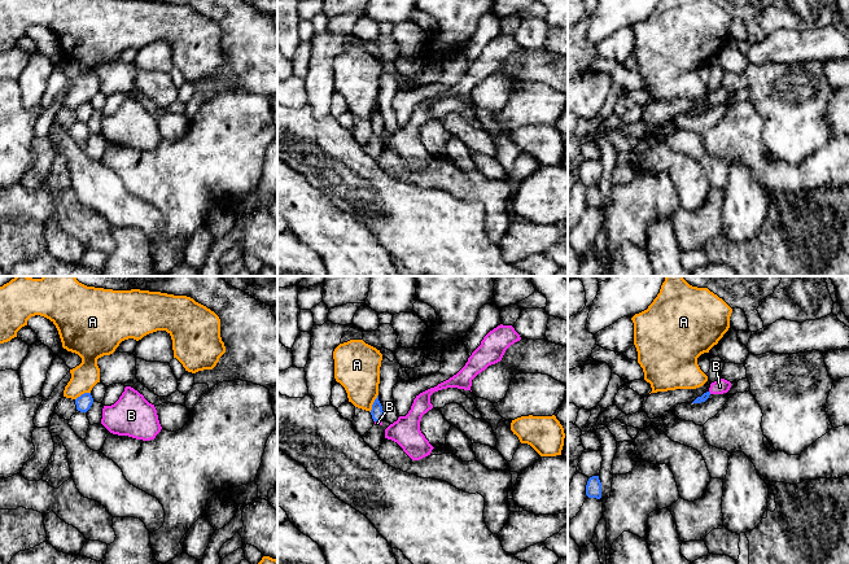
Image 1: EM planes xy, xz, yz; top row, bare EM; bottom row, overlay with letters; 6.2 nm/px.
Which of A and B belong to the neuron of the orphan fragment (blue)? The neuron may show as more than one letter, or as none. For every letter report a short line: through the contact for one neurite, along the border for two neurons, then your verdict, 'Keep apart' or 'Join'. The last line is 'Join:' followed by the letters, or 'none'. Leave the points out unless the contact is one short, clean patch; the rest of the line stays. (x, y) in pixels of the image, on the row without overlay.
A: Line: xz (377, 104), (370, 121). Keep apart
B: Line: xz (377, 123), (377, 130), (377, 132). Join
Join: B

